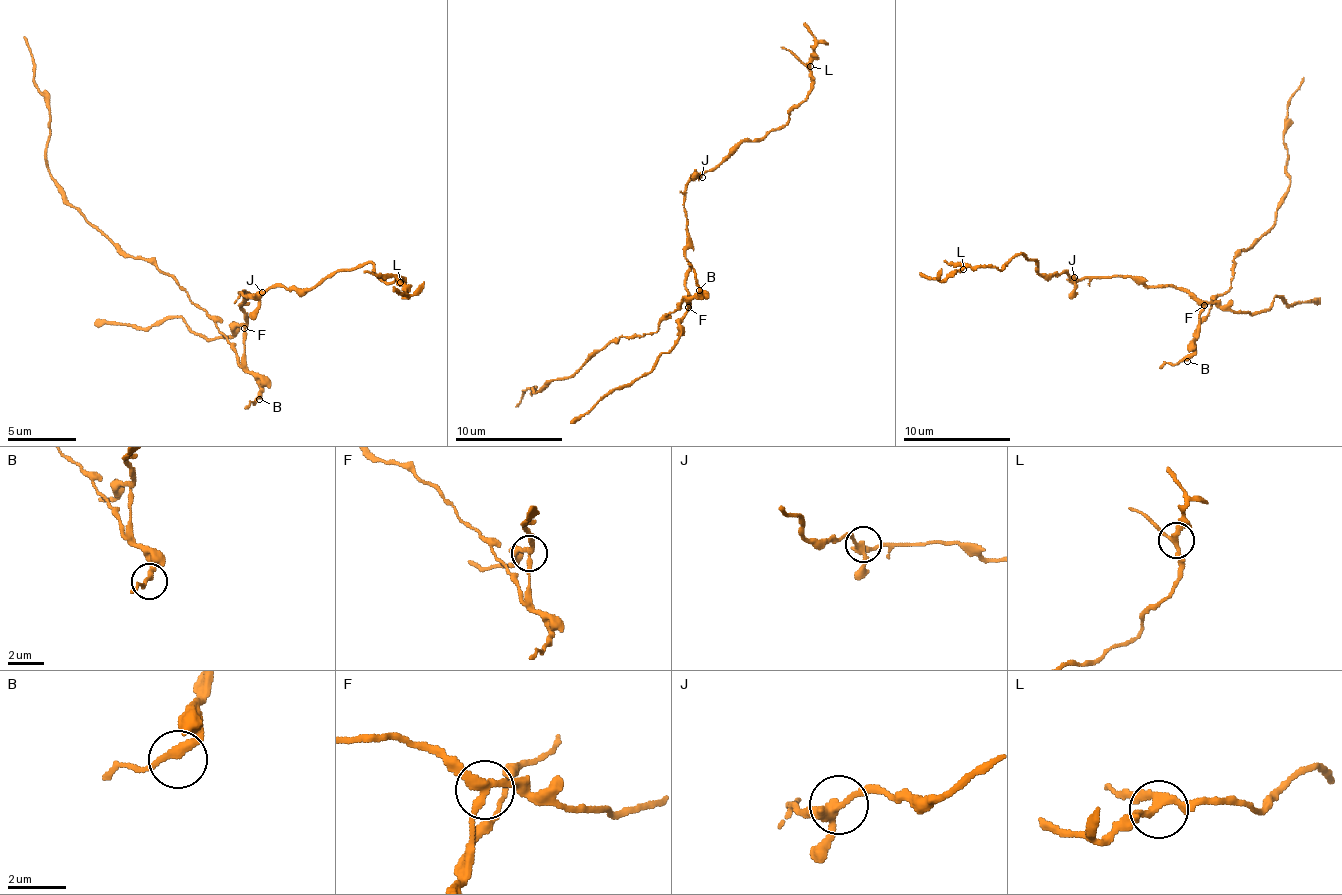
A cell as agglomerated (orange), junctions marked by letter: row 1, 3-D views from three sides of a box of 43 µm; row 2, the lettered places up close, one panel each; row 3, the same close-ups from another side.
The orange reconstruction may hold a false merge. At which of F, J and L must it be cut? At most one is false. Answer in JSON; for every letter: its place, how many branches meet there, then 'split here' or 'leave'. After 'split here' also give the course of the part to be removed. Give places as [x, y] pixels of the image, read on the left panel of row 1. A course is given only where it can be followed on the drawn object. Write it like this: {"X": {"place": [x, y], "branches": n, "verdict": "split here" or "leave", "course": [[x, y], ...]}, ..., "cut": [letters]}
{"F": {"place": [244, 328], "branches": 3, "verdict": "split here", "course": [[245, 327], [238, 354], [200, 306], [128, 258], [66, 196], [49, 172], [49, 99], [24, 37]]}, "J": {"place": [262, 292], "branches": 3, "verdict": "leave"}, "L": {"place": [400, 282], "branches": 3, "verdict": "leave"}, "cut": ["F"]}

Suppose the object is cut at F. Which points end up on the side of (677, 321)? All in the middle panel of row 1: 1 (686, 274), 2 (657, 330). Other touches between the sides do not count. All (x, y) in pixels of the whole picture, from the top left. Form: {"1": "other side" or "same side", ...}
{"1": "same side", "2": "other side"}

